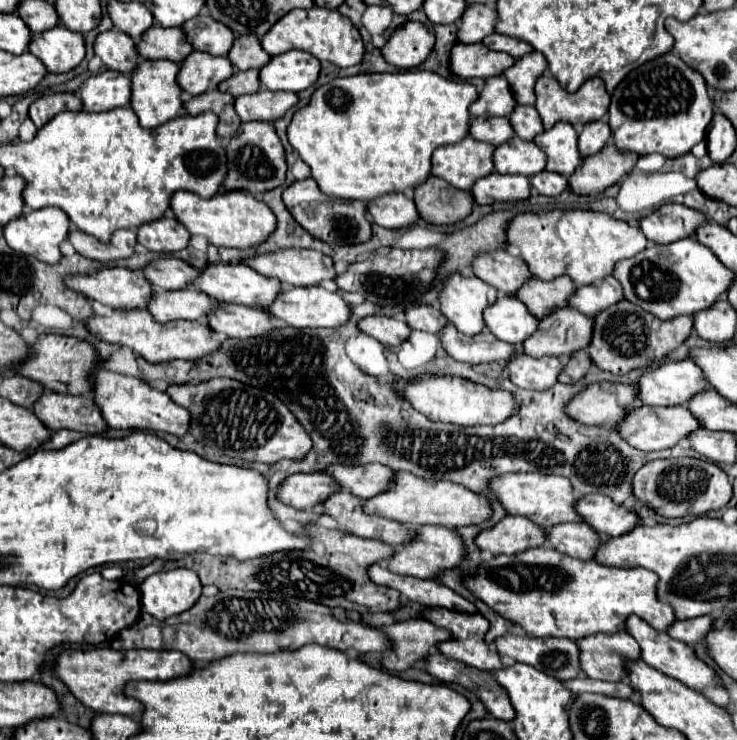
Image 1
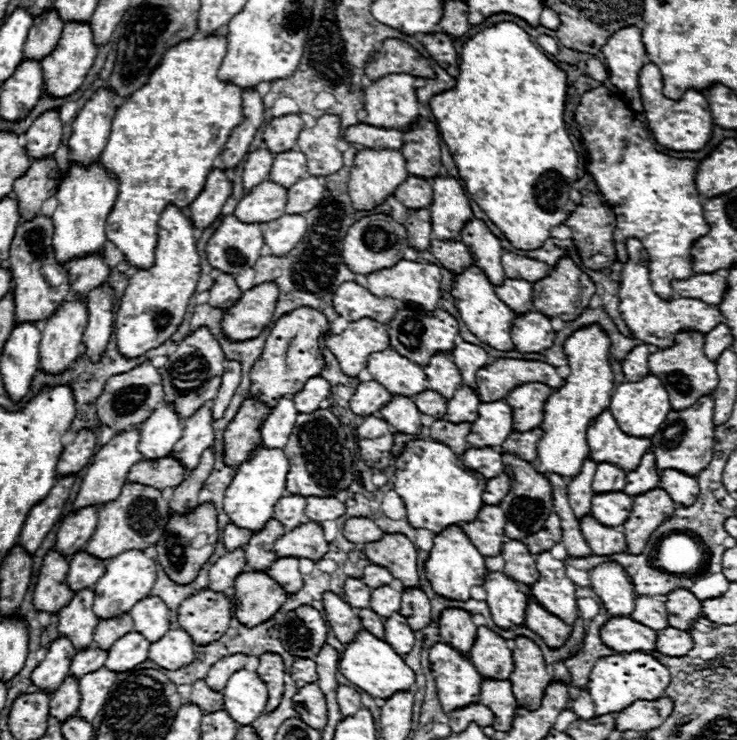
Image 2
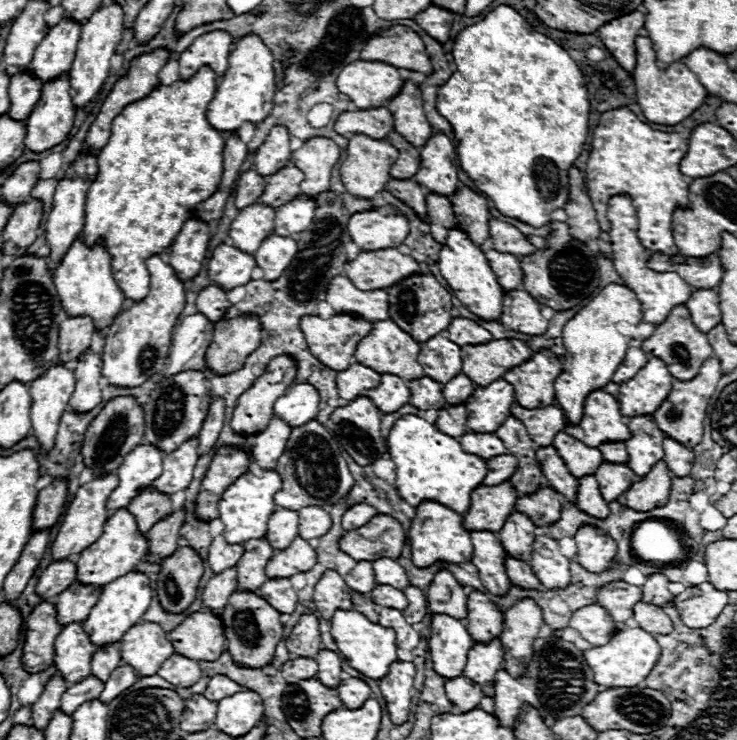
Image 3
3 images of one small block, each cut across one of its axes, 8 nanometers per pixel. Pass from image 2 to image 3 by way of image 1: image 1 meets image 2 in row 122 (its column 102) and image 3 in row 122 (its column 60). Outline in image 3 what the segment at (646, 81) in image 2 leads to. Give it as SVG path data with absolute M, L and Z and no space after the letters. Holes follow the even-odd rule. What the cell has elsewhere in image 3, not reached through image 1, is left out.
M642 36L636 38L636 68L634 68L632 76L634 76L634 82L636 82L638 106L642 108L644 116L654 124L674 126L674 124L682 122L694 110L698 110L702 106L704 98L708 96L706 88L700 84L696 74L690 72L690 68L684 62L676 62L668 70L660 70L656 66L652 42L648 38L642 38Z

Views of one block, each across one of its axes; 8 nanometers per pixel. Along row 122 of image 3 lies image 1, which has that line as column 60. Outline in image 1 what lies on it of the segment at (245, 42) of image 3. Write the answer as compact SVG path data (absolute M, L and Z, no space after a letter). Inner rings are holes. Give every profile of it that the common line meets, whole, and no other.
M42 208L24 212L20 218L4 226L4 238L16 252L34 256L42 262L56 264L60 260L60 242L68 238L70 220L58 208Z

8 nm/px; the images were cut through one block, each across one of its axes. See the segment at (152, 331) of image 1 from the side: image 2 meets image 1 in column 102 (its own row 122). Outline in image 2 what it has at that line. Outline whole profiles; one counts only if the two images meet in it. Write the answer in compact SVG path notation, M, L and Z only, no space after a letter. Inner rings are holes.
M324 114L316 120L316 126L300 132L296 148L306 154L312 176L330 176L342 168L342 152L336 148L340 136L342 128L336 114Z

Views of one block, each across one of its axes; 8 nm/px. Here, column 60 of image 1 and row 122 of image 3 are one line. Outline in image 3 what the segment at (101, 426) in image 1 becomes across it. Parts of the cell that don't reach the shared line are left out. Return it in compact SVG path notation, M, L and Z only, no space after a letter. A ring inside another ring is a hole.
M410 80L404 82L400 94L386 104L394 116L394 130L404 136L412 146L420 148L434 134L422 108L422 92Z

